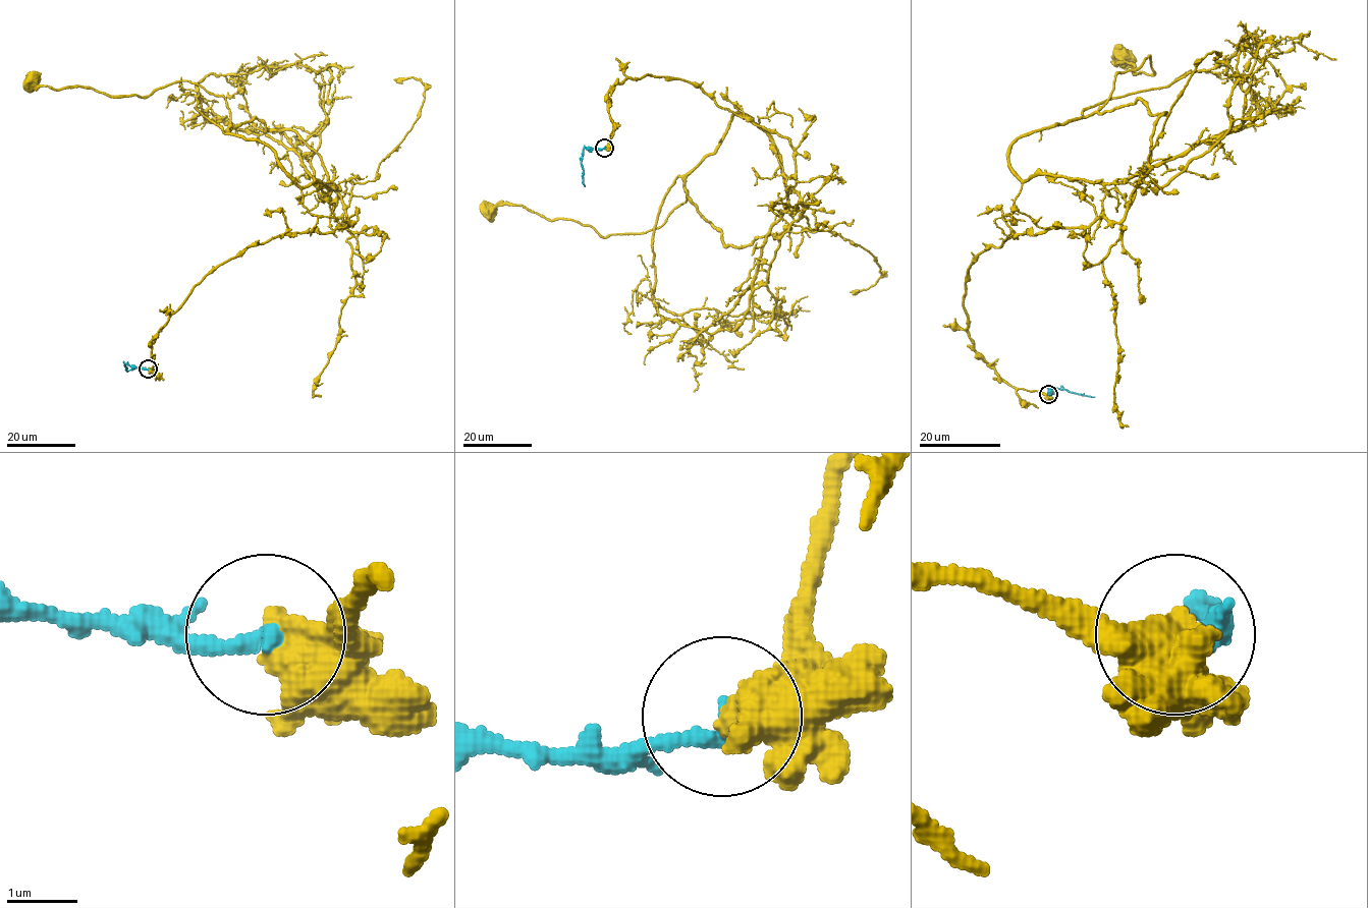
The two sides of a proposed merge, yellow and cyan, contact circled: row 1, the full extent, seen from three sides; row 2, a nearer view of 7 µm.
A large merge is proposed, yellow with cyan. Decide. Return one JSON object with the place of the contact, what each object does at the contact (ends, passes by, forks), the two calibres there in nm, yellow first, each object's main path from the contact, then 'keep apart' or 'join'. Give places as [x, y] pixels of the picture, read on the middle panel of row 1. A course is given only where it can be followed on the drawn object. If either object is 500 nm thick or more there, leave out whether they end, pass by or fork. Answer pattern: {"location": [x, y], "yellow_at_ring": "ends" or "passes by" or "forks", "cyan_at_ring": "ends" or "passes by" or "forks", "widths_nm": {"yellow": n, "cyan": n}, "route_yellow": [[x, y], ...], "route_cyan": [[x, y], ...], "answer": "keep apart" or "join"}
{"location": [604, 148], "widths_nm": {"yellow": 700, "cyan": 240}, "route_yellow": [[604, 147], [608, 93], [673, 77], [784, 135], [796, 183], [735, 113], [685, 203], [645, 233], [486, 210]], "route_cyan": [[604, 147], [583, 150], [585, 186]], "answer": "keep apart"}

